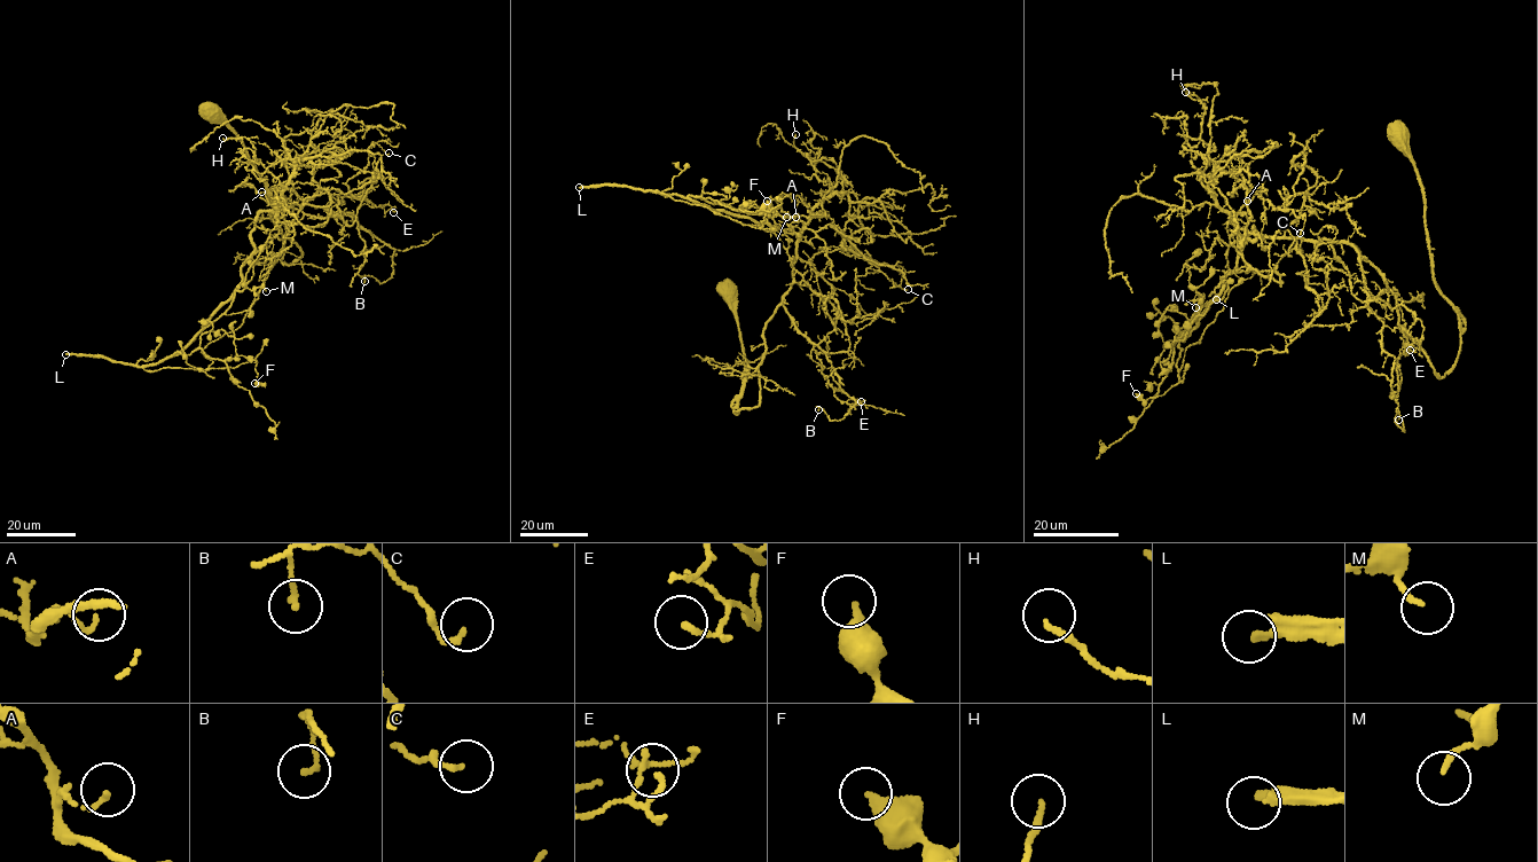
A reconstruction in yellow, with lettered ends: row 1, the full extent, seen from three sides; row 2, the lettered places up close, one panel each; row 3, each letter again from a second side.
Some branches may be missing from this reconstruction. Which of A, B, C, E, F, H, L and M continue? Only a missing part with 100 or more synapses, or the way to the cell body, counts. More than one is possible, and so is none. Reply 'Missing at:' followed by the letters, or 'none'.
Missing at: L

